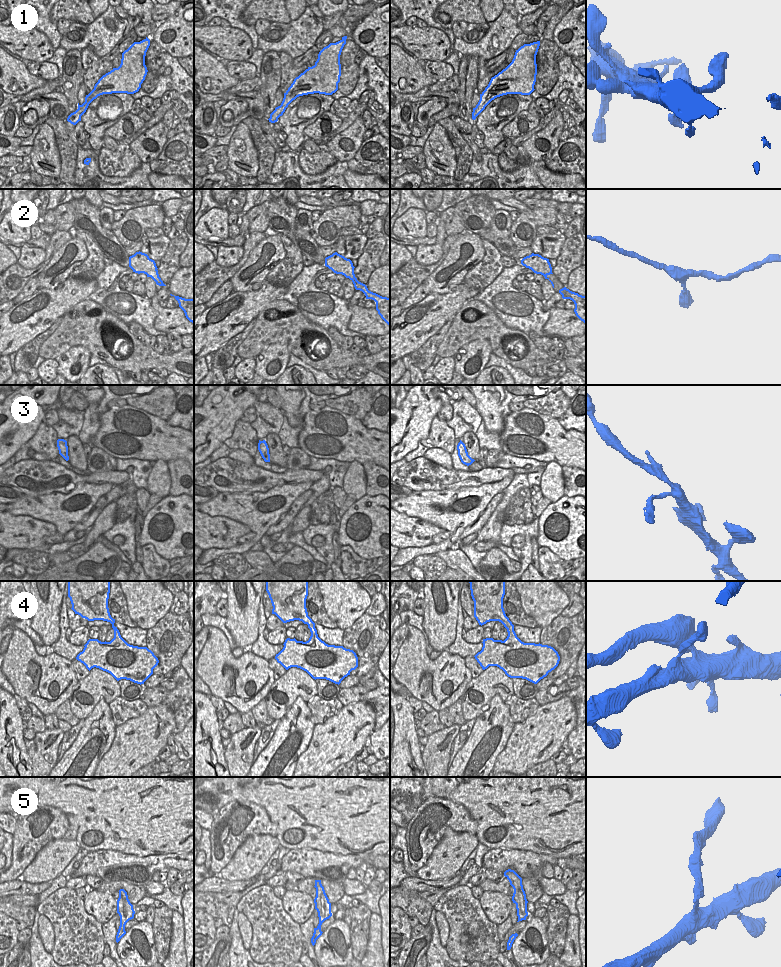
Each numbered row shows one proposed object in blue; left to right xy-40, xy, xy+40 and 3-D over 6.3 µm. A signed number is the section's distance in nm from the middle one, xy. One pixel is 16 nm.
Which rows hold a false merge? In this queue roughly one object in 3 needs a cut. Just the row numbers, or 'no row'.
4, 5

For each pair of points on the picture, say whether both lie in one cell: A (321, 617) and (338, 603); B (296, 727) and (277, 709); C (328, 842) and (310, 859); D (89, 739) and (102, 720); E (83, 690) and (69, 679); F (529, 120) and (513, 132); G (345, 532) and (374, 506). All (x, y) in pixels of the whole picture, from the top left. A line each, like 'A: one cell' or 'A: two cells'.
A: two cells
B: two cells
C: two cells
D: one cell
E: two cells
F: one cell
G: one cell

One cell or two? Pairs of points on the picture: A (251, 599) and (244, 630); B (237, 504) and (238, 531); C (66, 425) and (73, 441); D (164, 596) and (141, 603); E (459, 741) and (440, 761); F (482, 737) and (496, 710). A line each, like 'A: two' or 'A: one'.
A: one
B: two
C: two
D: one
E: two
F: one

